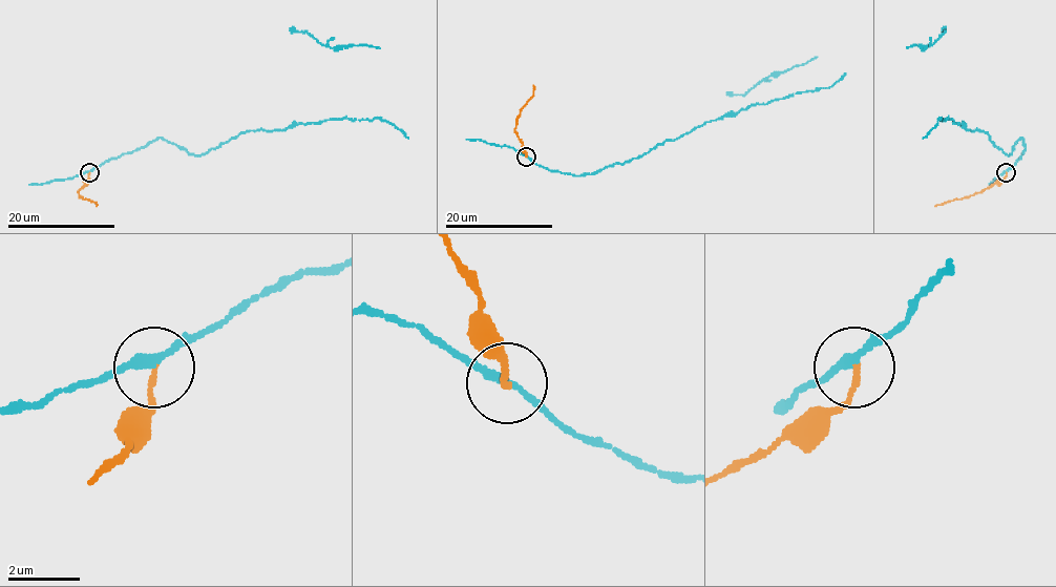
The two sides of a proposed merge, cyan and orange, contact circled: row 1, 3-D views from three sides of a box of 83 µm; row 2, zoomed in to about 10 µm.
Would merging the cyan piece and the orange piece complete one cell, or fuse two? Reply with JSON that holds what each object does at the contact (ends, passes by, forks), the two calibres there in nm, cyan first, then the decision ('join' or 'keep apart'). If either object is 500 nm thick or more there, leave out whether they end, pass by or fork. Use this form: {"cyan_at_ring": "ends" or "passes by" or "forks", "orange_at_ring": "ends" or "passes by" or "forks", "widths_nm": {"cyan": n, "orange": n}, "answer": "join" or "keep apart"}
{"cyan_at_ring": "passes by", "orange_at_ring": "ends", "widths_nm": {"cyan": 220, "orange": 150}, "answer": "keep apart"}

